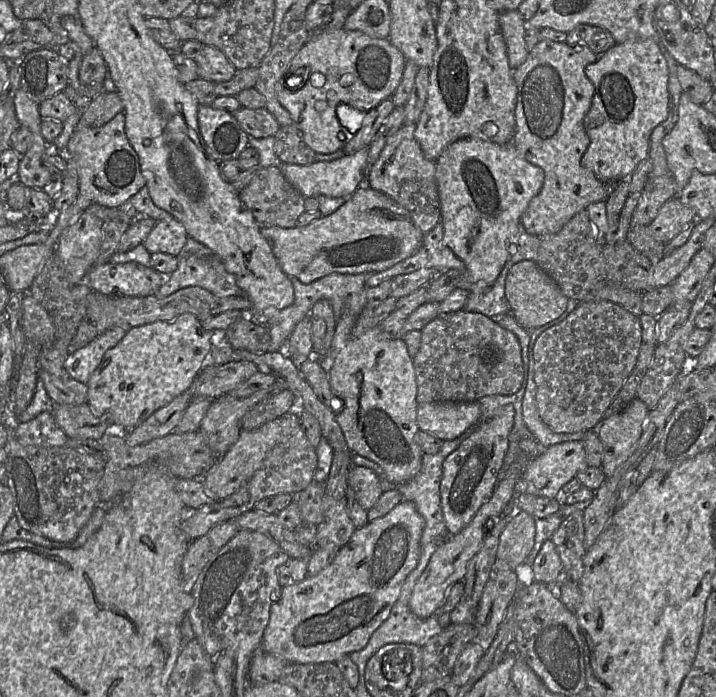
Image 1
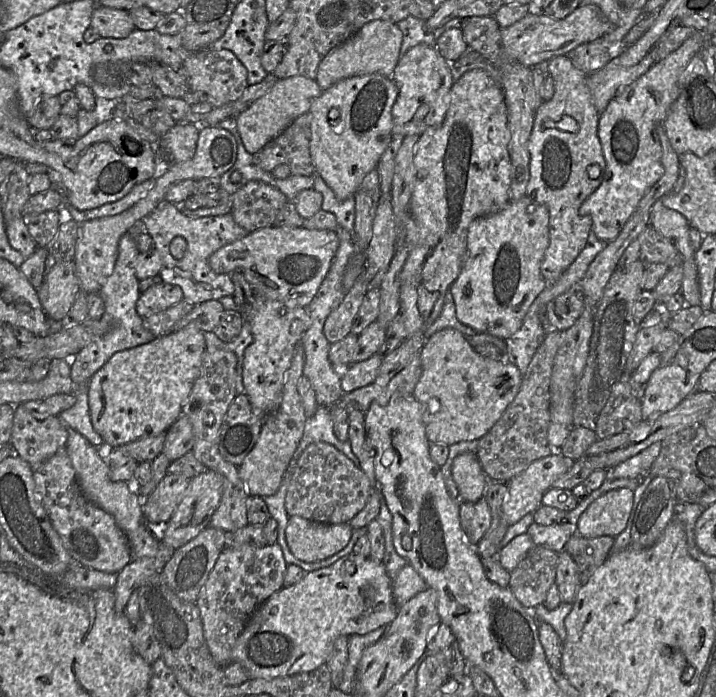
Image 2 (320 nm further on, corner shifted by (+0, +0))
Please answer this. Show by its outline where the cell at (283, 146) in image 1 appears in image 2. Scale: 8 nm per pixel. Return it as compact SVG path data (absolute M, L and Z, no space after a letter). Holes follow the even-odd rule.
M309 112L296 118L278 137L253 155L254 163L267 172L279 165L287 165L291 175L315 174L310 154L310 121Z

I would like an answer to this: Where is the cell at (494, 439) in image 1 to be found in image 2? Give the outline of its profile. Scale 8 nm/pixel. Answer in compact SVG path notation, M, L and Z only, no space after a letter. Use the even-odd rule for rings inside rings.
M485 497L477 502L460 501L459 515L465 539L476 547L491 525L491 512Z

